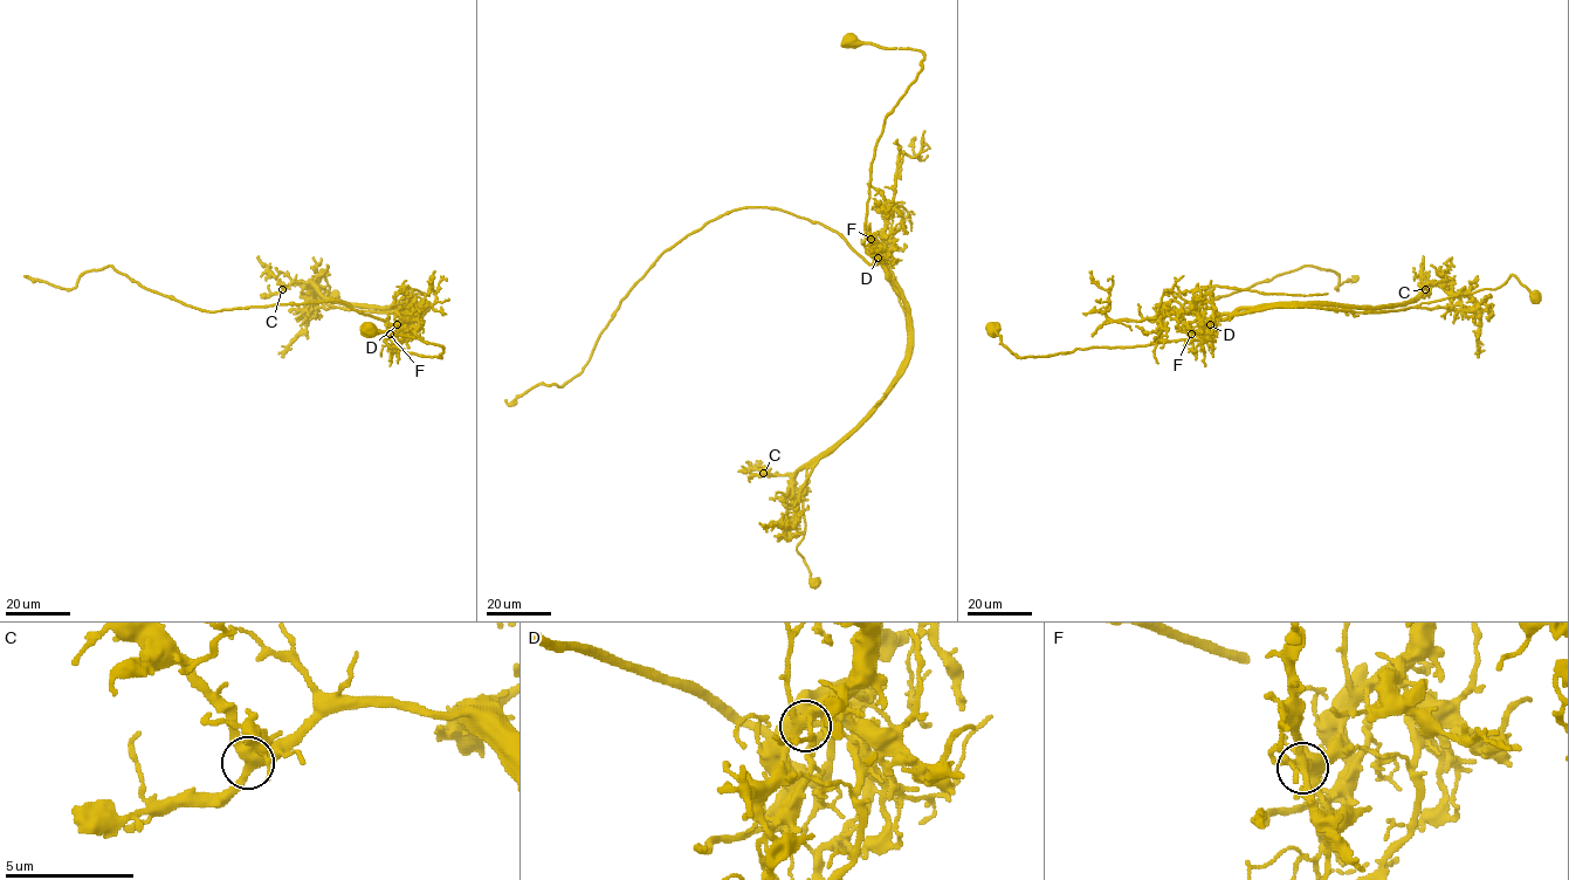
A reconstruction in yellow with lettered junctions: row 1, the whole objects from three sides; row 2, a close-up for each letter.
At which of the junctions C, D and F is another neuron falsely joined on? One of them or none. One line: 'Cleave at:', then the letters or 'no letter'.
Cleave at: D

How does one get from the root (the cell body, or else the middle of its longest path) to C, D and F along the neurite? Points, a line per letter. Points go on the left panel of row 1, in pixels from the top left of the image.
C: (371, 329), (438, 344), (441, 357), (384, 339), (427, 304), (365, 308), (330, 301), (311, 283), (282, 289)
D: (371, 329), (438, 344), (444, 349), (441, 357), (421, 356), (390, 348), (384, 339), (392, 336), (397, 324)
F: (371, 329), (438, 344), (444, 349), (441, 357), (421, 356), (390, 348), (384, 339), (392, 337), (390, 334)

